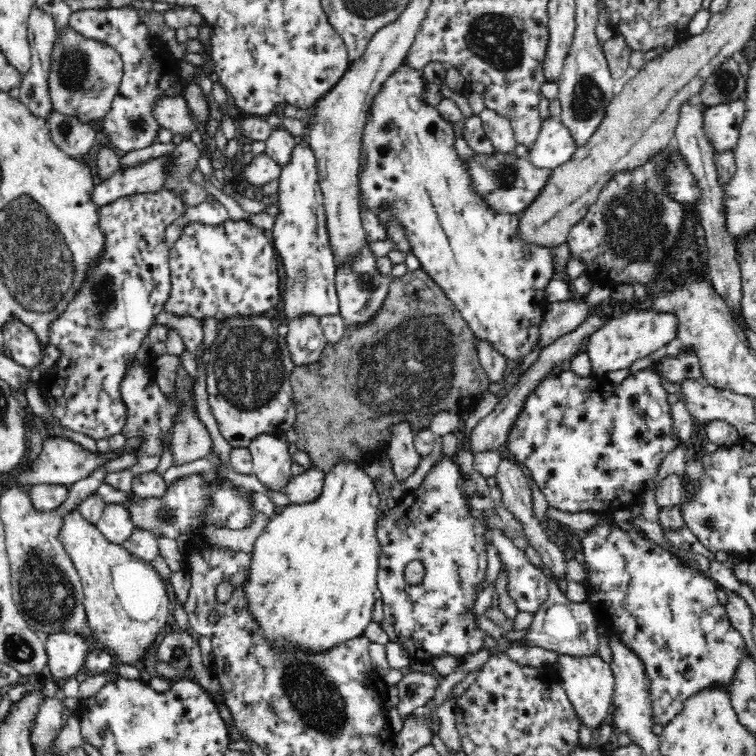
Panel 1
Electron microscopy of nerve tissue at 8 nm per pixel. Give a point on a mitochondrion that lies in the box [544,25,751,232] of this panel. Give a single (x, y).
(587, 96)

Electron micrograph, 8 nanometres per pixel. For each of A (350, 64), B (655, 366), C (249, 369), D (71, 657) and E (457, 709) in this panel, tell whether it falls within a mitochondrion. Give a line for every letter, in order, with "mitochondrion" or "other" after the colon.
A: other
B: other
C: mitochondrion
D: other
E: other

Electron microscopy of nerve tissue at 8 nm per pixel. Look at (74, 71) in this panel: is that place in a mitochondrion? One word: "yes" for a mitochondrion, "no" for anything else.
yes

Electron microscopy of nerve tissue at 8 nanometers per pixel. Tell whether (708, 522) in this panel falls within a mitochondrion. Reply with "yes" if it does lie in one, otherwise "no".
yes

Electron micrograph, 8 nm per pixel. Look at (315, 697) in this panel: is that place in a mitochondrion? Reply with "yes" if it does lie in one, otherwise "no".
yes

